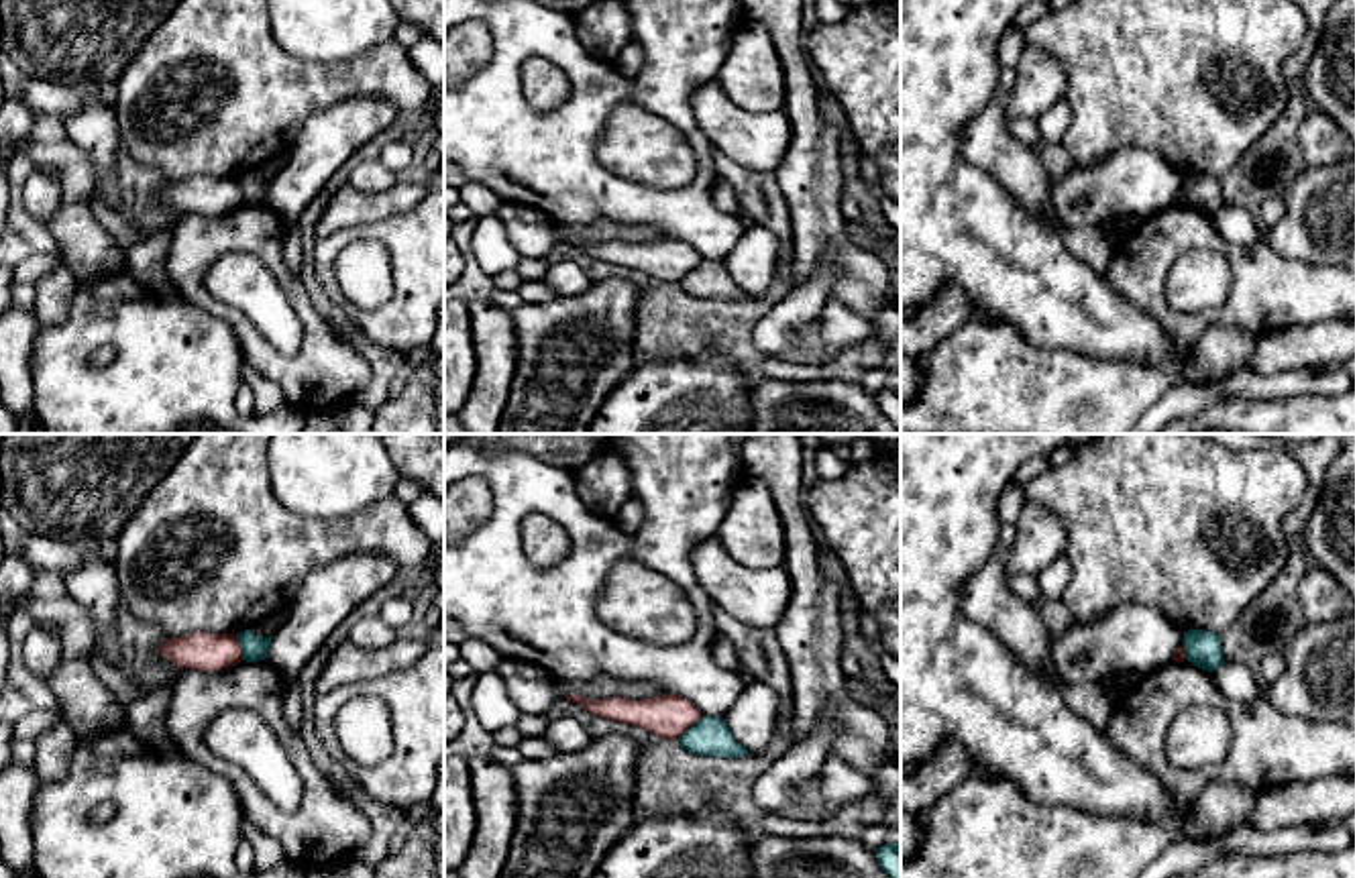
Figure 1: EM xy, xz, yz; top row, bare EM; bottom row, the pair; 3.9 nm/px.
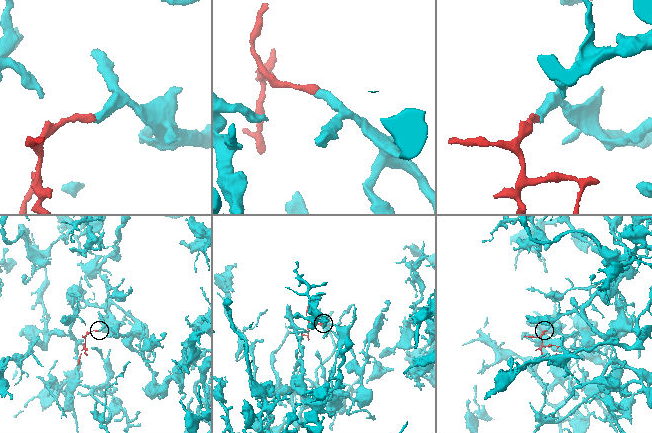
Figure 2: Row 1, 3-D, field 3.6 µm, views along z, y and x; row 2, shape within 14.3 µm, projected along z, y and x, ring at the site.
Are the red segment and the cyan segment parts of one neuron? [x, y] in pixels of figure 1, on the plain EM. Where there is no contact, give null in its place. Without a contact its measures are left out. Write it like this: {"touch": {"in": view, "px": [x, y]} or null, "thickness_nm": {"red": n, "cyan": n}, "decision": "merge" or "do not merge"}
{"touch": {"in": "xz", "px": [689, 269]}, "thickness_nm": {"red": 170, "cyan": 160}, "decision": "do not merge"}

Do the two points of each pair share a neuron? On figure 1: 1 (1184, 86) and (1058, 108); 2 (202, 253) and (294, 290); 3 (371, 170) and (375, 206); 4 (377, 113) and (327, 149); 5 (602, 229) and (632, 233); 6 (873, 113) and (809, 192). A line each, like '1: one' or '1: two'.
1: two
2: one
3: two
4: one
5: one
6: two

